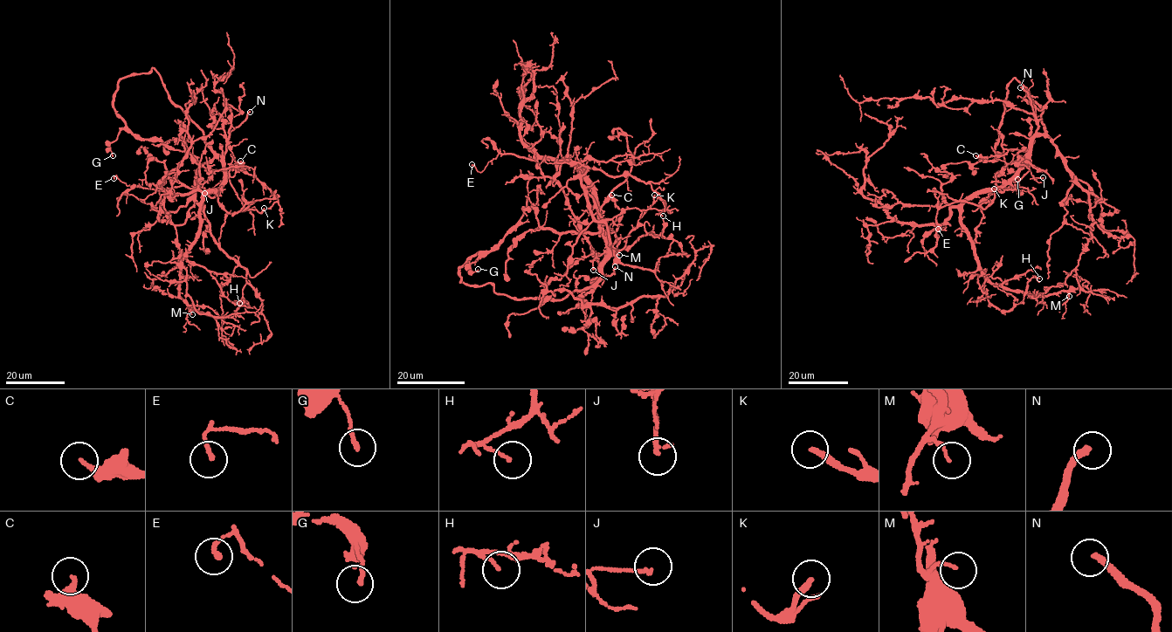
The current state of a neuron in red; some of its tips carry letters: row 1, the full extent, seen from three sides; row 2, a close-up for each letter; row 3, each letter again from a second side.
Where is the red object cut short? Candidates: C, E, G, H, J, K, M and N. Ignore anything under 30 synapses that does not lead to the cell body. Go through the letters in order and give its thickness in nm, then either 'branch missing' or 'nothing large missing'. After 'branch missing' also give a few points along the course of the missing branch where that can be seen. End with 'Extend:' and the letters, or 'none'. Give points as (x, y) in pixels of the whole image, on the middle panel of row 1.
C: 200 nm thick; nothing large missing
E: 170 nm thick; nothing large missing
G: 170 nm thick; nothing large missing
H: 100 nm thick; nothing large missing
J: 180 nm thick; nothing large missing
K: 240 nm thick; nothing large missing
M: 90 nm thick; nothing large missing
N: 240 nm thick; branch missing; missing branch runs (615, 266), (630, 176), (640, 171), (672, 193), (676, 213), (667, 291), (653, 310), (635, 379), (651, 379)
Extend: N

